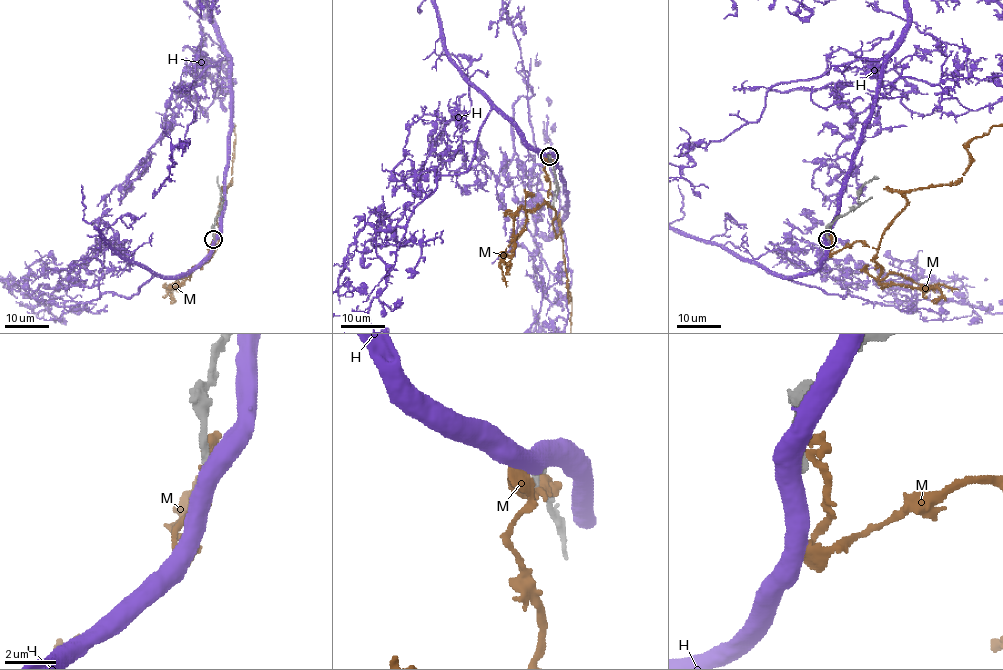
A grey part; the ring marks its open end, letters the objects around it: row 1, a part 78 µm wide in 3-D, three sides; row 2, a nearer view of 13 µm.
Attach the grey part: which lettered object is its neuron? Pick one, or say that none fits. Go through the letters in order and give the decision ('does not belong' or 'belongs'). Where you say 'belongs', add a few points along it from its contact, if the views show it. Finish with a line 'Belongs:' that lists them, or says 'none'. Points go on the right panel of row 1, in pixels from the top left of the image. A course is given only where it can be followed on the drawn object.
H: does not belong
M: does not belong
Belongs: none

